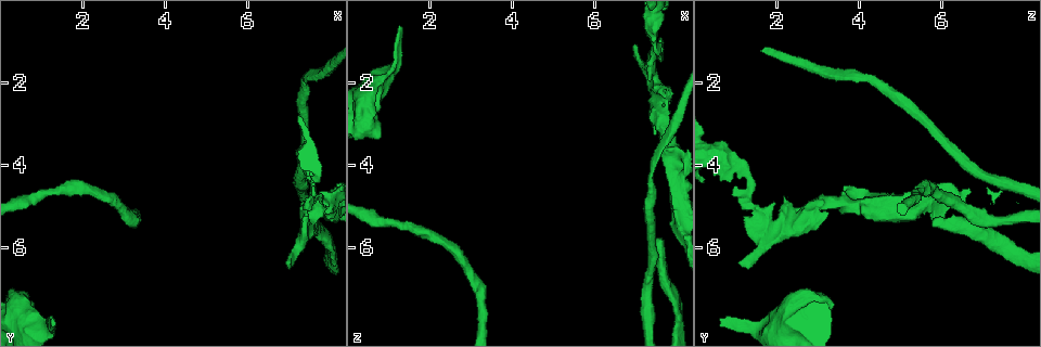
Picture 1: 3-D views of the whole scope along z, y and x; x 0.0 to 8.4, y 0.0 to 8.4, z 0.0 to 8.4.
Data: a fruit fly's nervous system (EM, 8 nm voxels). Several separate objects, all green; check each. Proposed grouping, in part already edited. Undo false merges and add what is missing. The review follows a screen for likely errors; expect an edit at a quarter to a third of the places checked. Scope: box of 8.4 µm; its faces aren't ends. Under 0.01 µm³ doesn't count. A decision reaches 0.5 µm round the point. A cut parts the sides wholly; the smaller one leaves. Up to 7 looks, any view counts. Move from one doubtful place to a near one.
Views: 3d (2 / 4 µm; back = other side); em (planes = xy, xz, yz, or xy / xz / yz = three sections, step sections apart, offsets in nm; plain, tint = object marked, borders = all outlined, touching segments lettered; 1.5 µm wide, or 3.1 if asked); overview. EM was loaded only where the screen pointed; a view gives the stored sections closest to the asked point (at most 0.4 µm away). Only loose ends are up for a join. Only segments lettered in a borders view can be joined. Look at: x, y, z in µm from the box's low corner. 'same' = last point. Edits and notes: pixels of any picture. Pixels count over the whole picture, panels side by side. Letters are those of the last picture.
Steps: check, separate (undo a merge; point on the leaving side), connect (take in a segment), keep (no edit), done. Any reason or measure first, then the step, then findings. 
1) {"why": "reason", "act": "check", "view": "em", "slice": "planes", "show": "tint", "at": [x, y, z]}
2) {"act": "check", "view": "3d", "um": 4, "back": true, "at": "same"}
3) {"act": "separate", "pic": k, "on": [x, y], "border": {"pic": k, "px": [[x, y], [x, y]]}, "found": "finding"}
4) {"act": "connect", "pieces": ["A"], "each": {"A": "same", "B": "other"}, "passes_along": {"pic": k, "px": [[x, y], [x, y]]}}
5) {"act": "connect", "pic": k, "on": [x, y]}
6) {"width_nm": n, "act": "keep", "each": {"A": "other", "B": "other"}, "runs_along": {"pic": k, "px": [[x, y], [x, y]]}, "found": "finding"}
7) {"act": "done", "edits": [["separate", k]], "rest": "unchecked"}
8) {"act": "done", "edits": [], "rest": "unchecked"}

{"why": "free end", "act": "check", "view": "3d", "um": 4, "at": [7.00, 6.25, 1.15]}

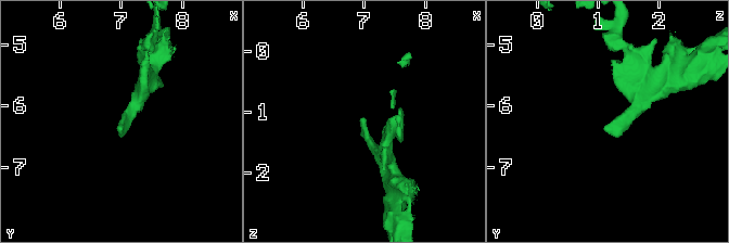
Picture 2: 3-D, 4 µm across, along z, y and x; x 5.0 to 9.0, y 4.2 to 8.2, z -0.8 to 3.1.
{"why": "now the EM", "act": "check", "view": "em", "slice": "planes", "show": "borders", "at": [7.00, 6.35, 1.10]}

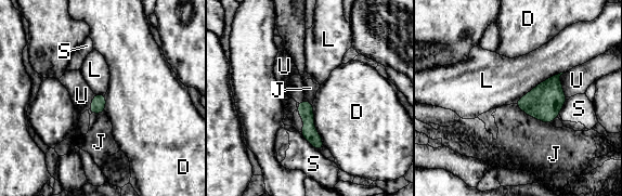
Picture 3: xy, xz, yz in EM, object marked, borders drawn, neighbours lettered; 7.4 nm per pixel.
{"width_nm": 110, "act": "keep", "each": {"D": "other", "J": "other", "L": "other", "S": "other", "U": "other"}, "border": {"pic": 3, "px": [[564, 72], [539, 82], [515, 103]]}, "found": "none of them fits"}

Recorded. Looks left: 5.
{"why": "sudden change in width", "act": "check", "view": "em", "slice": "planes", "show": "borders", "at": [7.40, 1.90, 4.05]}

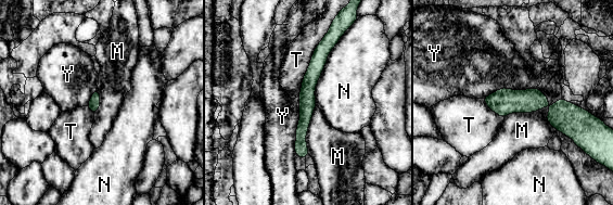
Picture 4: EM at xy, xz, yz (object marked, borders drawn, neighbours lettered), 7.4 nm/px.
{"act": "keep", "each": {"M": "other", "N": "other", "T": "other", "Y": "other"}, "runs_along": {"pic": 4, "px": [[324, 40], [308, 84], [301, 154]]}, "found": "one neuron here"}

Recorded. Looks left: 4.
{"why": "tapers out", "act": "check", "view": "3d", "um": 2, "at": [1.25, 7.75, 0.65]}

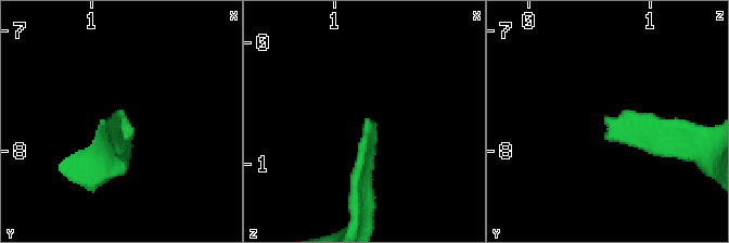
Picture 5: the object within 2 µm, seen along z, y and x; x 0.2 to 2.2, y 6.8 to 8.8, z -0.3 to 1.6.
{"why": "shape alone is not enough", "act": "check", "view": "em", "slice": "yz", "step": 4, "show": "plain", "at": [1.28, 7.76, 0.64]}

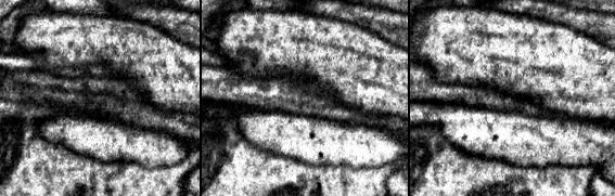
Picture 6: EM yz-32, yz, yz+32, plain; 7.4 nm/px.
{"why": "what lies round it", "act": "check", "view": "em", "slice": "yz", "step": 4, "show": "borders", "at": "same"}

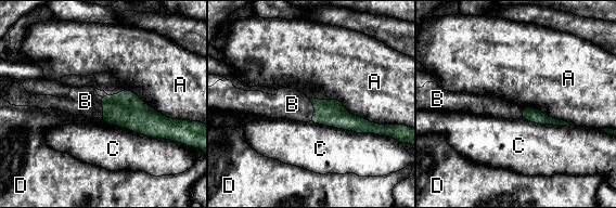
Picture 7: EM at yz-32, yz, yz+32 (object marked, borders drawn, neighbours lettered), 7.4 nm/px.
{"act": "connect", "pieces": ["B"], "each": {"A": "other", "B": "same", "C": "other", "D": "other"}, "passes_along": {"pic": 7, "px": [[332, 113], [315, 108], [292, 104]]}, "found": "the neuron continues"}

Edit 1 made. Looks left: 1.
{"act": "done", "edits": [["connect", 7]], "rest": "unchecked"}

